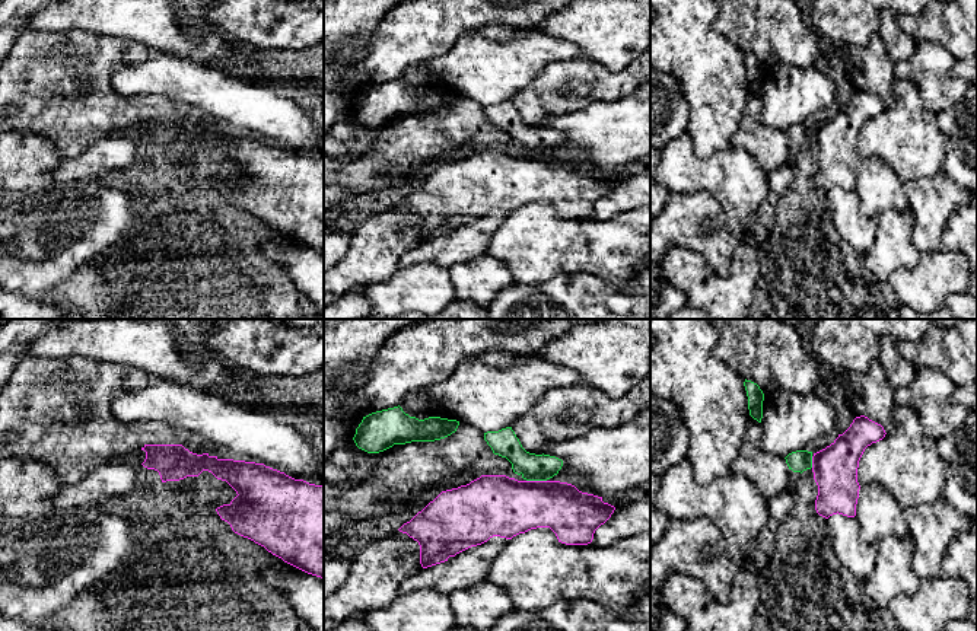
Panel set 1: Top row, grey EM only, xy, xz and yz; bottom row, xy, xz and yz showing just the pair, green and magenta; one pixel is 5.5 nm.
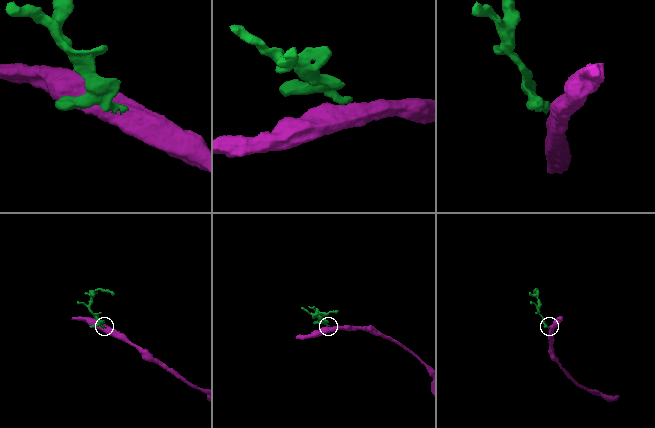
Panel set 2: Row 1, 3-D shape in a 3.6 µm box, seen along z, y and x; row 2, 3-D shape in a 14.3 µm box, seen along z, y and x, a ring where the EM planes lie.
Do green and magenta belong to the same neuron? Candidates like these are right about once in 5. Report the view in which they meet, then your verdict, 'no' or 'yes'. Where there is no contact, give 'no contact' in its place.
meets green in xz; no

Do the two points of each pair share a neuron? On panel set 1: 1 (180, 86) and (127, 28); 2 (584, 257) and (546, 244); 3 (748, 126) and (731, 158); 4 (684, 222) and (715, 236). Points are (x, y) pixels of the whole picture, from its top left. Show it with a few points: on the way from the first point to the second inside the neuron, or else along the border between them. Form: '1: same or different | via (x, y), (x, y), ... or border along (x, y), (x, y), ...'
1: different | border along (150, 50), (172, 53), (184, 59)
2: same | via (575, 248), (554, 245)
3: different | border along (732, 144), (742, 149), (763, 171)
4: same | via (691, 222), (707, 235)

